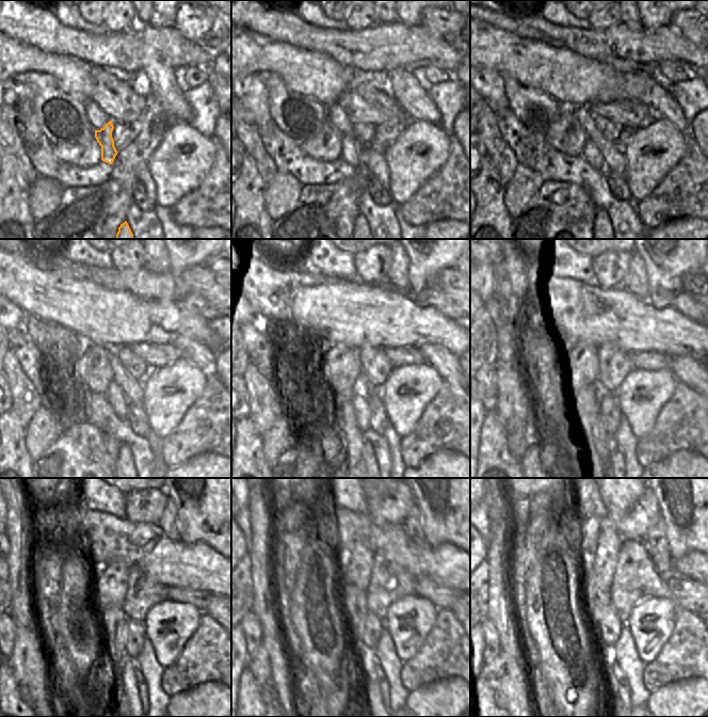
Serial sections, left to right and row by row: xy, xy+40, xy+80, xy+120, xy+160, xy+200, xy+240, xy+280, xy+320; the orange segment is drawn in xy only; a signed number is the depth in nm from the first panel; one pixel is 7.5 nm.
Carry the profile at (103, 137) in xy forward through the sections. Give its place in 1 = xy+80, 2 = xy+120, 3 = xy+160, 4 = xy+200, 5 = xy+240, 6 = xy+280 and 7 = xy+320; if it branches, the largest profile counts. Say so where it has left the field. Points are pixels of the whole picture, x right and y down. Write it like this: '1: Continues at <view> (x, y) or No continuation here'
1: Continues at xy+80 (591, 154)
2: Continues at xy+120 (114, 395)
3: Continues at xy+160 (359, 401)
4: Continues at xy+200 (595, 393)
5: Continues at xy+240 (114, 621)
6: Continues at xy+280 (375, 687)
7: Continues at xy+320 (616, 680)

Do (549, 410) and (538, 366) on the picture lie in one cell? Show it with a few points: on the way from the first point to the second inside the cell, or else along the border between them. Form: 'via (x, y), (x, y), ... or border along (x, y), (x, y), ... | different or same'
via (549, 399), (549, 379), (547, 377) | same

